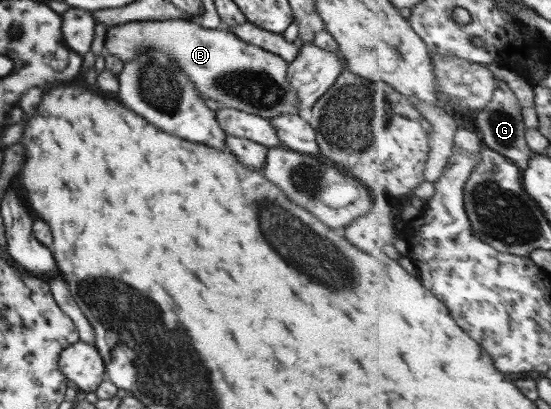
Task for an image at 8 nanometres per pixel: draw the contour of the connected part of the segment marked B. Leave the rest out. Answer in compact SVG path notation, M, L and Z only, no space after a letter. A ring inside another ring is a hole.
M186 20L137 21L109 26L105 47L109 55L115 55L123 63L133 60L143 48L155 48L165 52L165 56L176 61L180 72L186 75L201 96L213 99L222 107L233 108L265 119L273 119L279 115L297 115L297 92L291 88L288 79L289 63L281 56L265 51L265 49L244 43L229 30L222 28L204 29Z

